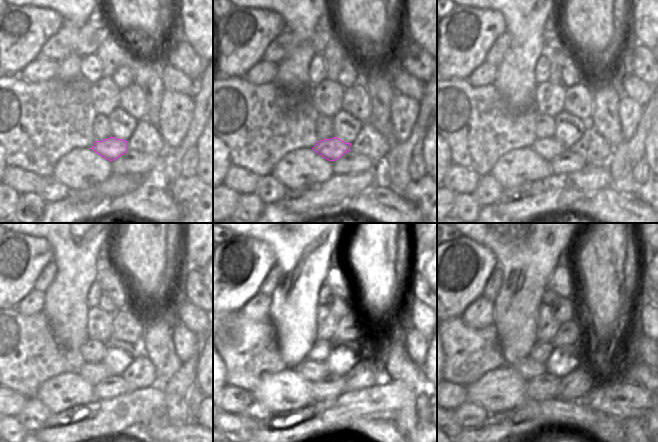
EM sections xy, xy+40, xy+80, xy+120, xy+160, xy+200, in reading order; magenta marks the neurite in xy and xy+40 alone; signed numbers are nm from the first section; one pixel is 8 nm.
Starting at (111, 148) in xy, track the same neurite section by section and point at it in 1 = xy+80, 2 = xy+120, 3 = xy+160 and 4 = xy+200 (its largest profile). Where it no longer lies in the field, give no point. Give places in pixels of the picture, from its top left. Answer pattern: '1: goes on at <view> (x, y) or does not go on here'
1: goes on at xy+80 (548, 149)
2: goes on at xy+120 (94, 373)
3: goes on at xy+160 (313, 371)
4: goes on at xy+200 (528, 368)

